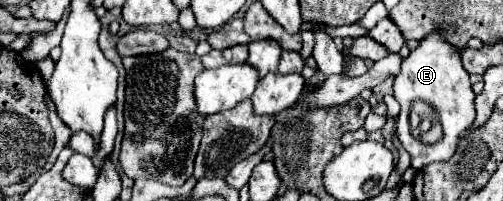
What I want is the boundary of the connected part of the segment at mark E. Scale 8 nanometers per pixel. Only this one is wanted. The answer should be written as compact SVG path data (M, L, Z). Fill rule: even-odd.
M433 32L419 40L419 46L409 52L409 56L401 62L401 72L395 76L393 82L393 96L401 104L399 120L397 120L397 138L405 146L405 150L411 156L411 168L421 170L425 164L431 164L435 160L449 160L451 154L455 154L459 136L471 128L471 122L475 120L475 108L473 108L473 90L469 82L469 74L465 72L461 64L459 50L441 38L441 34ZM415 98L421 98L433 106L433 110L439 116L443 138L437 144L423 144L421 140L413 138L409 132L409 112L411 102Z

